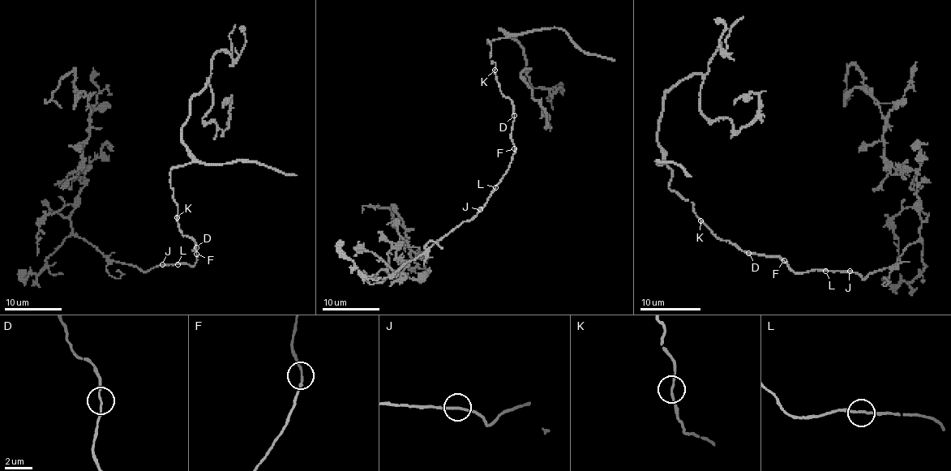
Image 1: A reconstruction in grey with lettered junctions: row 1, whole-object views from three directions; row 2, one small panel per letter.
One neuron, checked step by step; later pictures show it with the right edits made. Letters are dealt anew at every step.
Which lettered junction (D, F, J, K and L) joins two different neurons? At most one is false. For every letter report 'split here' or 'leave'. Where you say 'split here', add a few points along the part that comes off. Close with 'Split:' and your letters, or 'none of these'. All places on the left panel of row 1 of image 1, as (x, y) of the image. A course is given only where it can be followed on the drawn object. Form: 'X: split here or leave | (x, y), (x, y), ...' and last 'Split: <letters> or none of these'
D: leave
F: leave
J: leave
K: leave
L: leave
Split: none of these

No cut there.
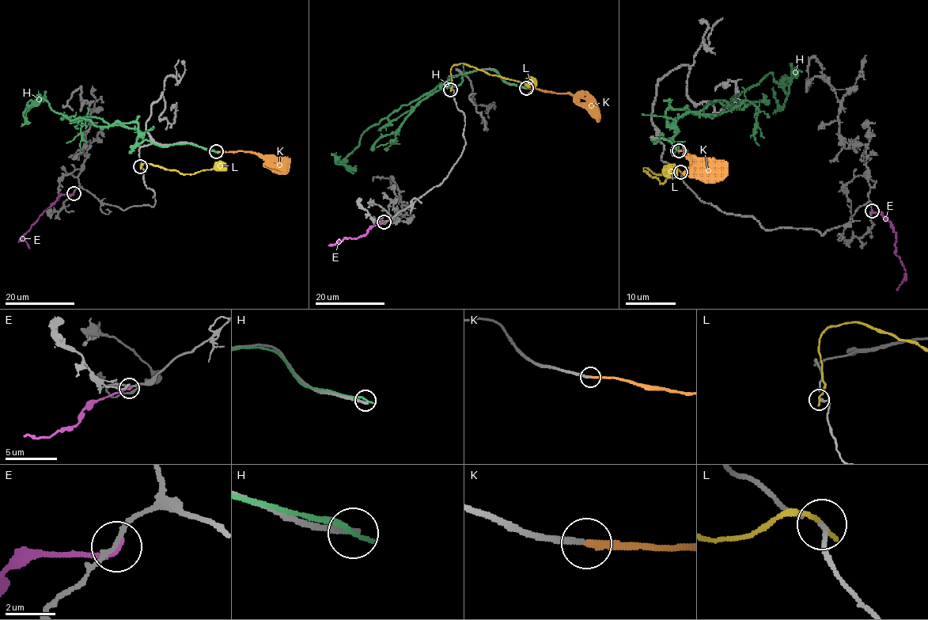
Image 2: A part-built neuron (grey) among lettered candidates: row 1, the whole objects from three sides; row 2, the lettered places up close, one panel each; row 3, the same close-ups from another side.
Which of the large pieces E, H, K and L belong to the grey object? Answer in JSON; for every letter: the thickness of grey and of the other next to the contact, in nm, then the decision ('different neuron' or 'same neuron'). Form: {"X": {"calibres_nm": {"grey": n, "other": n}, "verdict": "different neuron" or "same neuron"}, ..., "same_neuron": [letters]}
{"E": {"calibres_nm": {"grey": 160, "other": 280}, "verdict": "different neuron"}, "H": {"calibres_nm": {"grey": 260, "other": 240}, "verdict": "different neuron"}, "K": {"calibres_nm": {"grey": 240, "other": 240}, "verdict": "same neuron"}, "L": {"calibres_nm": {"grey": 140, "other": 240}, "verdict": "different neuron"}, "same_neuron": ["K"]}

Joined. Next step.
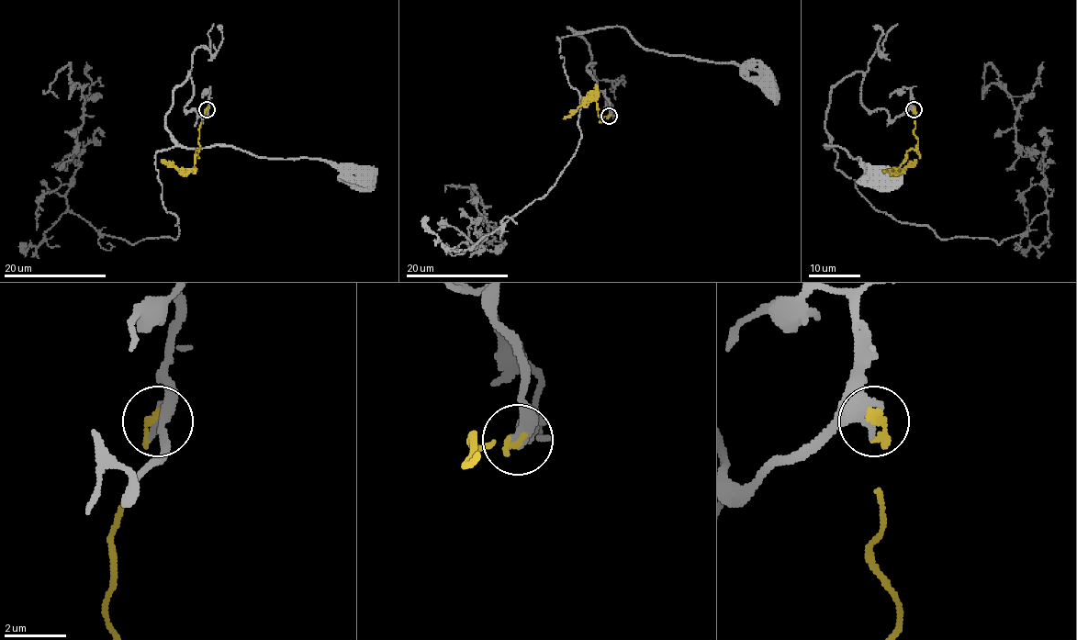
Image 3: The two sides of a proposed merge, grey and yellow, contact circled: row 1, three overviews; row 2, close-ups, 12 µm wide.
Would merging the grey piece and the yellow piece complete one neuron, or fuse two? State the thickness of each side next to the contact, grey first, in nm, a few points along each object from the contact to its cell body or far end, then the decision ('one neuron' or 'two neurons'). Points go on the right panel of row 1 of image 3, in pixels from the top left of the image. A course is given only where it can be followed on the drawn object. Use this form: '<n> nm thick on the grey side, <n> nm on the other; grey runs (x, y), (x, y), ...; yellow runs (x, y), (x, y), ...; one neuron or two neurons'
240 nm thick on the grey side, 170 nm on the other; grey runs (913, 109), (891, 119), (884, 109), (869, 110), (861, 72), (831, 91), (824, 145), (844, 148), (880, 183); yellow runs (914, 109), (917, 144), (906, 152), (899, 170), (903, 170), (916, 159); one neuron

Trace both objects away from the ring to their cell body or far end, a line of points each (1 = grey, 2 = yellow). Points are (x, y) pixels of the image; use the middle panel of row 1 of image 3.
1: (609, 115), (586, 69), (588, 44), (568, 28), (623, 27), (660, 53), (728, 62), (767, 82)
2: (609, 116), (601, 116), (600, 119), (595, 101), (585, 101), (563, 118)

